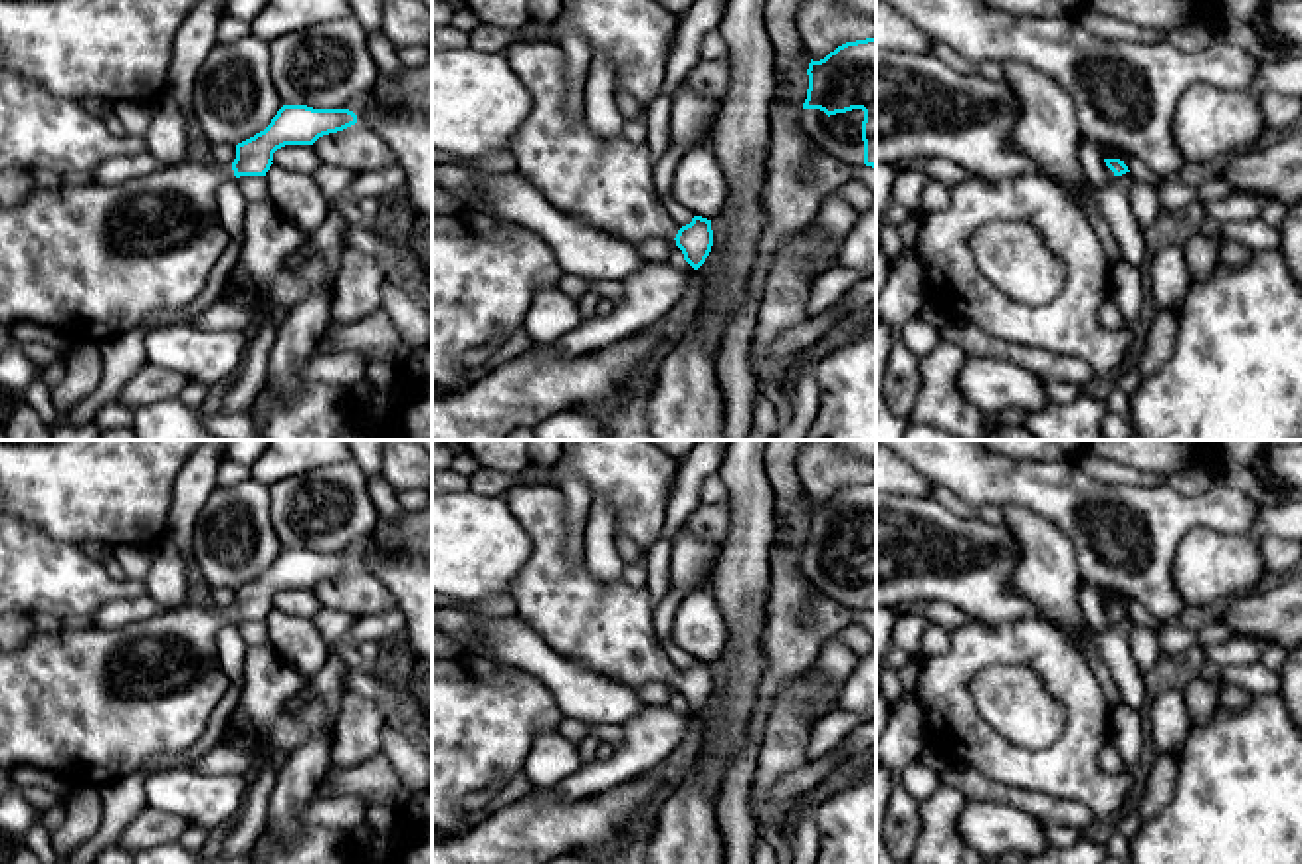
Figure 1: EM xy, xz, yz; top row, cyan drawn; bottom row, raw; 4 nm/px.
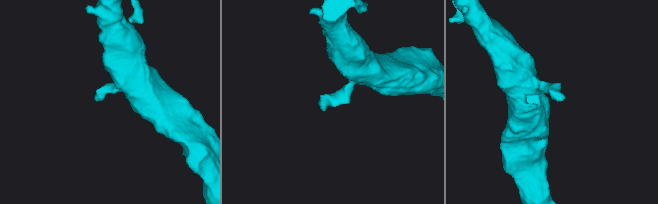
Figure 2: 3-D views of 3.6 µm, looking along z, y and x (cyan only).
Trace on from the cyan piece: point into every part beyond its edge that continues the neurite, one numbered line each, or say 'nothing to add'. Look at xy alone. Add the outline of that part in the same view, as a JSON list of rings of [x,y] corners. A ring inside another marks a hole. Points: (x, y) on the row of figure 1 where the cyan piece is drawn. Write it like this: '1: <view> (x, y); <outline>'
1: xy (90, 260); [[[184,159],[121,184],[89,178],[67,180],[59,188],[36,184],[20,204],[0,206],[0,327],[38,323],[75,341],[101,343],[143,327],[159,309],[190,305],[230,242],[216,202],[216,190],[228,178],[234,178],[230,164]]]

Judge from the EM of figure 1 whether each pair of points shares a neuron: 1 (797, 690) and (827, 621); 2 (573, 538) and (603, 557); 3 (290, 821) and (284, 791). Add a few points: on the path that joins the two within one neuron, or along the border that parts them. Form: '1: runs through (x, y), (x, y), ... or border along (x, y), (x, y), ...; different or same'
1: runs through (797, 672), (797, 650), (809, 639); same
2: border along (593, 500), (587, 512), (581, 559); different
3: runs through (286, 813), (286, 799); same

